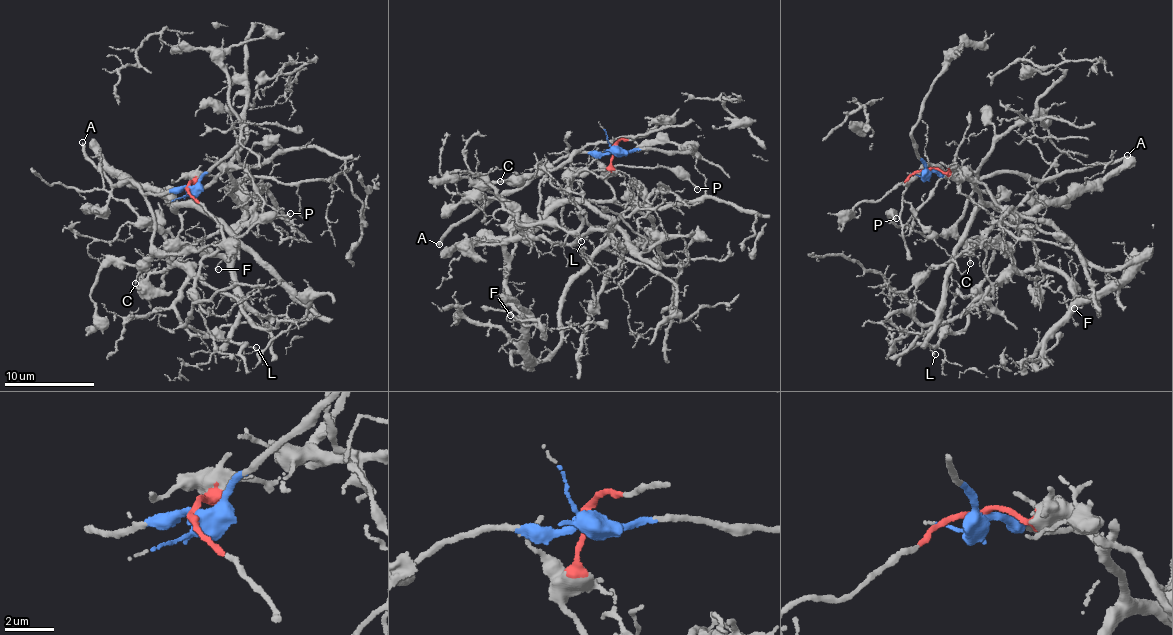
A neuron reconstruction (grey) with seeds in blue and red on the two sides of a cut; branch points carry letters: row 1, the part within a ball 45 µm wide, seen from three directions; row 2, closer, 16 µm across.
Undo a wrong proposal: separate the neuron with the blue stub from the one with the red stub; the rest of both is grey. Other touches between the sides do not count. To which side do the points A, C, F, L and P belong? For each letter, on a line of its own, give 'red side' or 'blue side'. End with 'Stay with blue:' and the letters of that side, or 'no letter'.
A: blue side
C: blue side
F: red side
L: red side
P: blue side
Stay with blue: A, C, P

